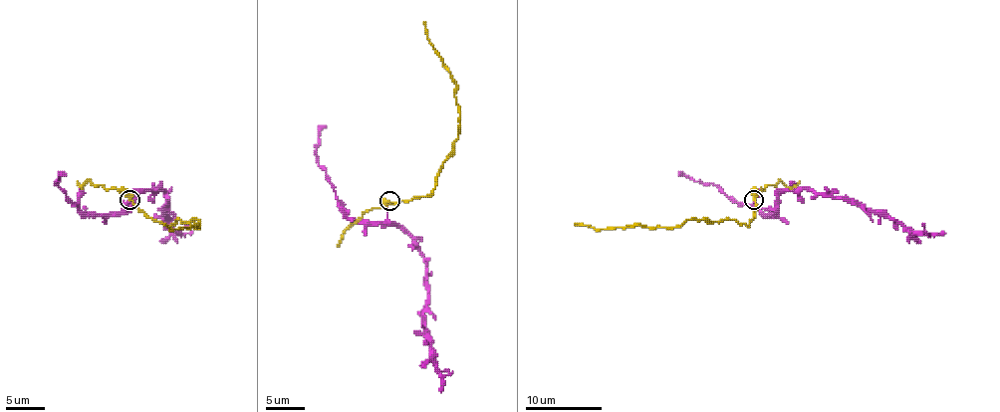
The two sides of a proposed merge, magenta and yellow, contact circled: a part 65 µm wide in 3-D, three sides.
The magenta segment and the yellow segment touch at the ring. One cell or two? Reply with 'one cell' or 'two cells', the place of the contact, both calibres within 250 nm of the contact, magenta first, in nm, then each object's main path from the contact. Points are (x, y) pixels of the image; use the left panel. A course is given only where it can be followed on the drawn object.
two cells | (129, 200) | 170/240 nm | magenta via (128, 200), (127, 208), (142, 193), (161, 189), (167, 196), (163, 210), (175, 231), (180, 233) | yellow via (128, 200), (150, 218), (167, 225), (177, 220), (198, 220), (200, 227), (171, 229), (163, 223)

